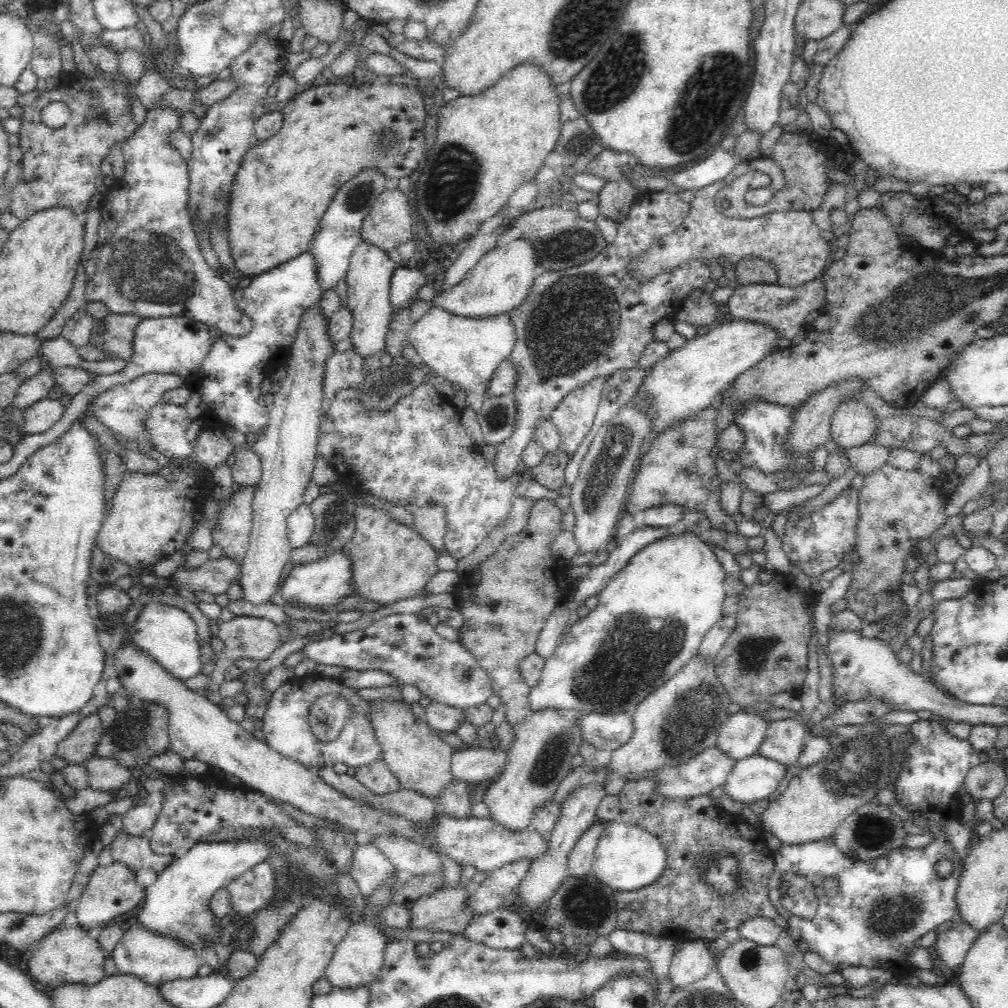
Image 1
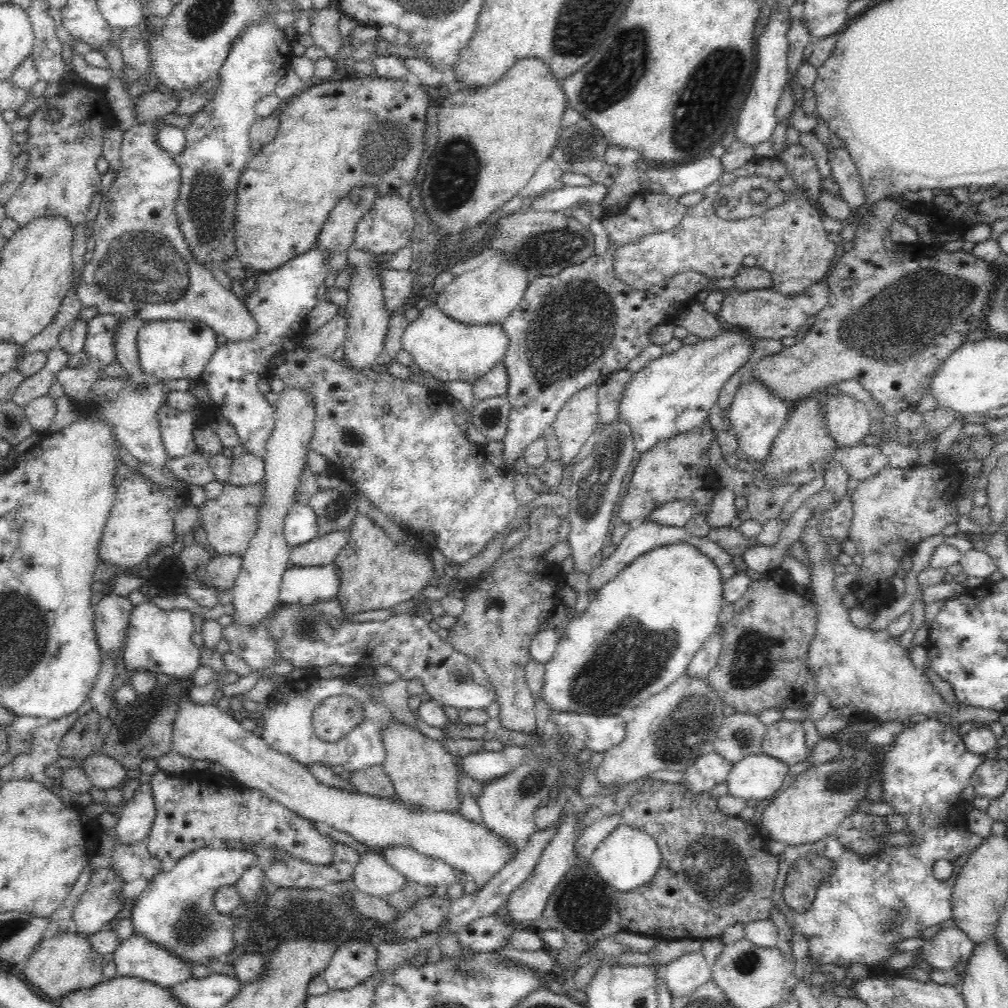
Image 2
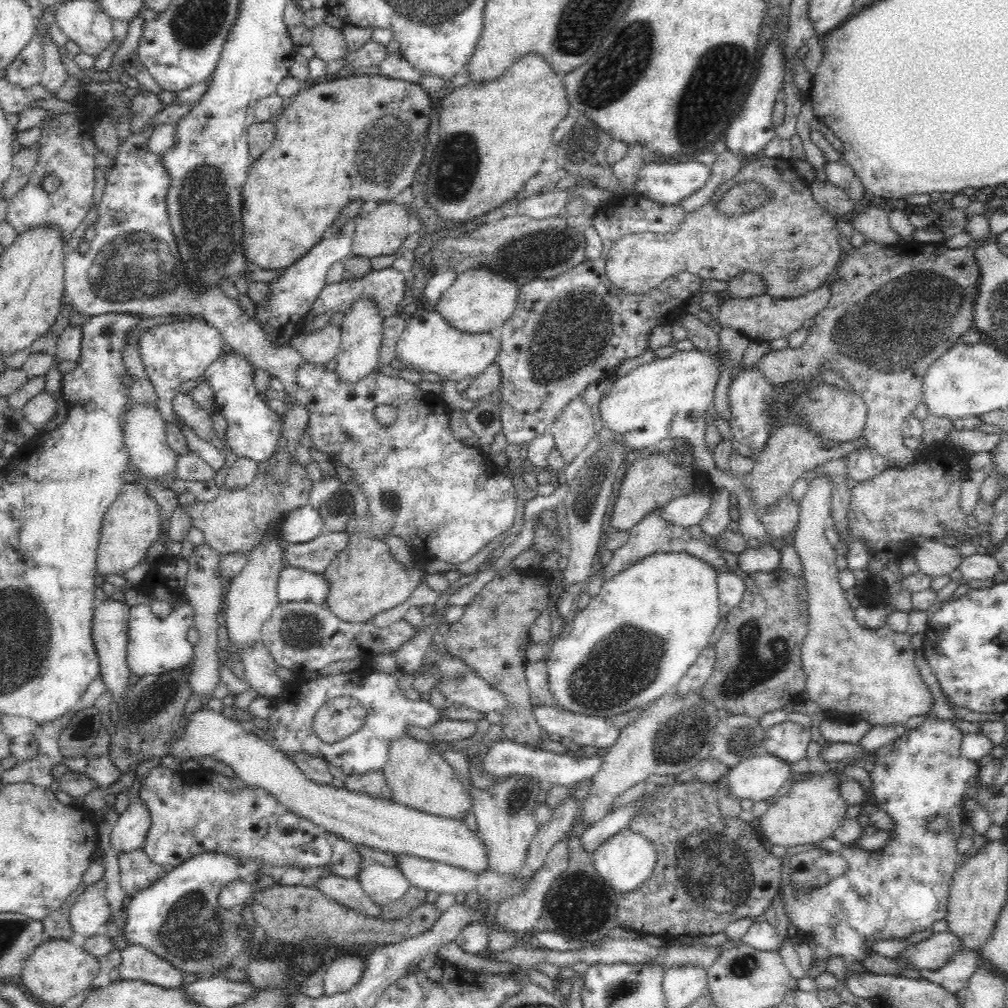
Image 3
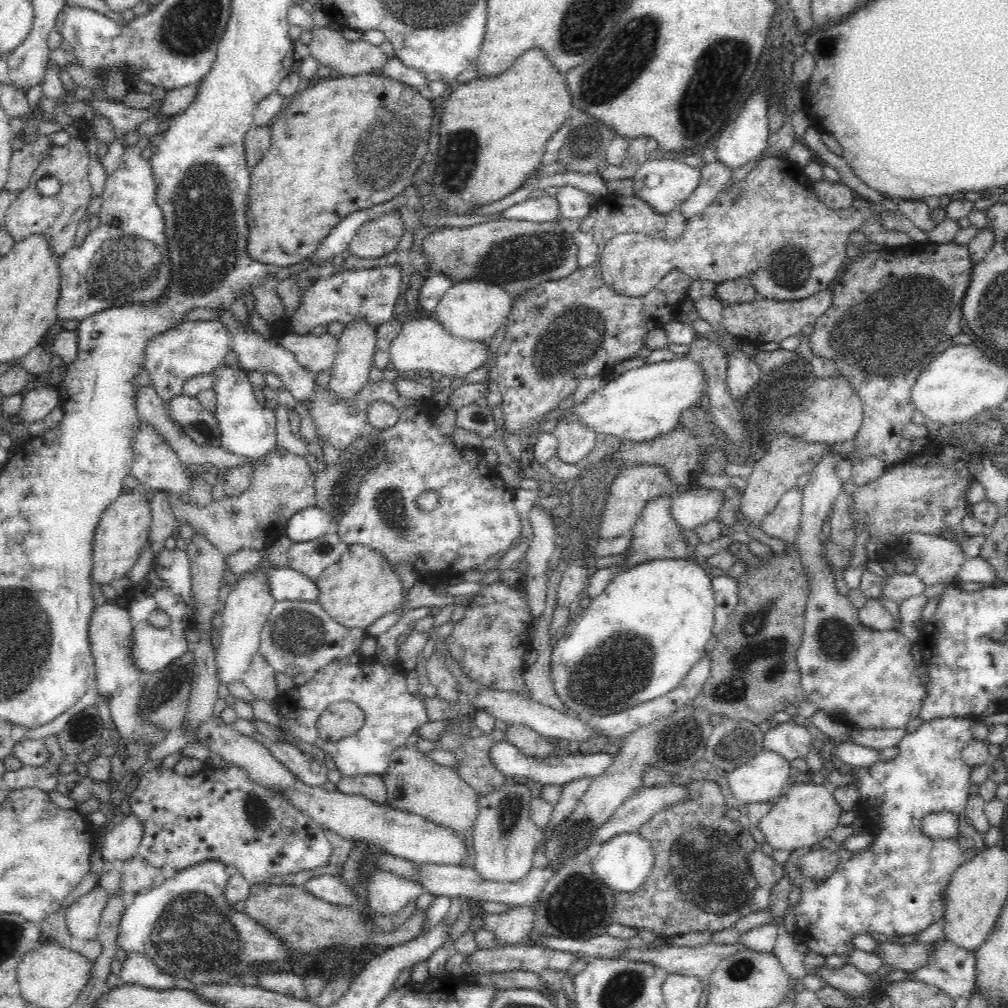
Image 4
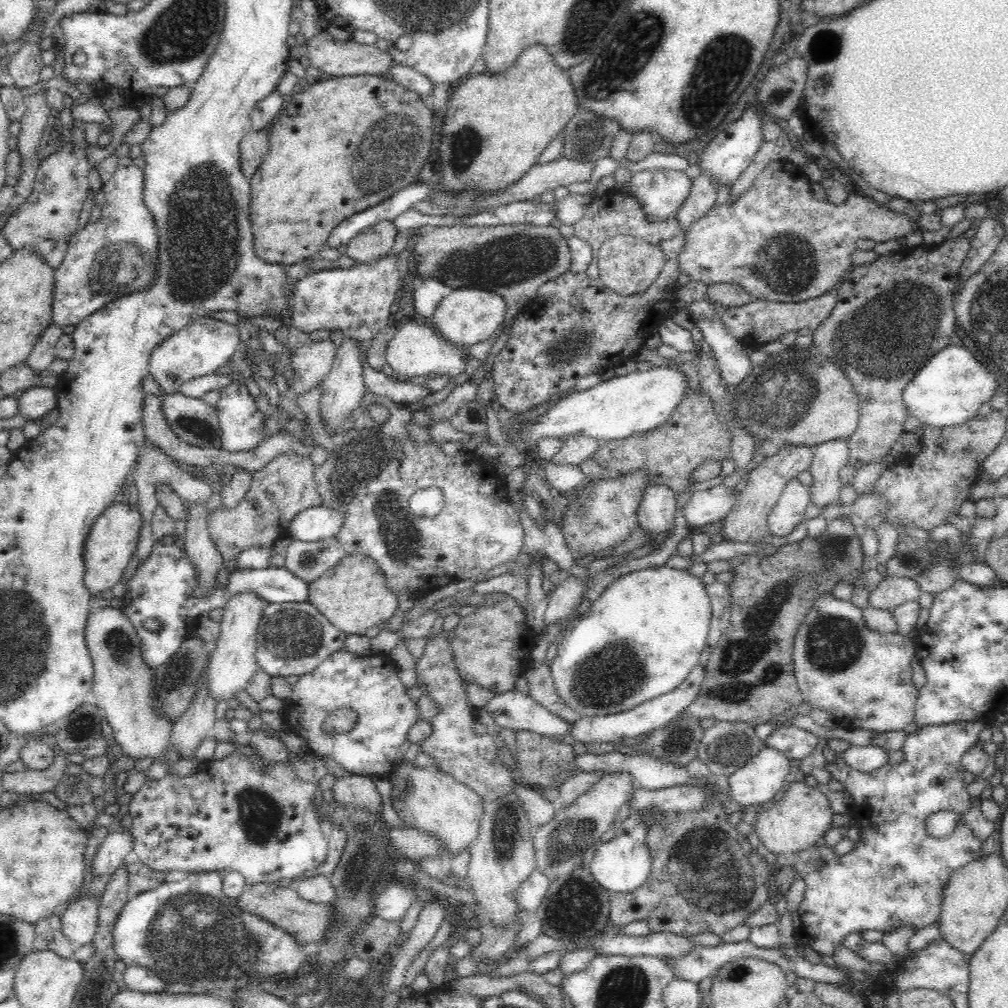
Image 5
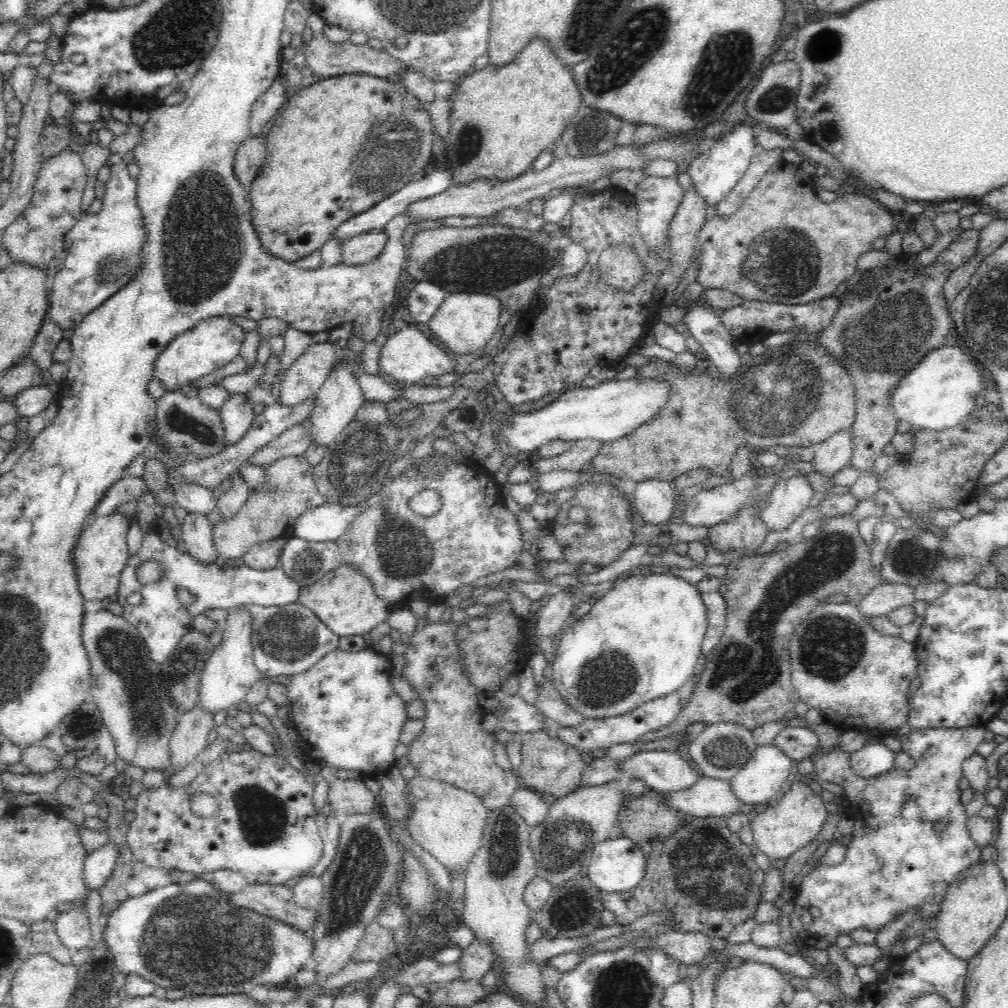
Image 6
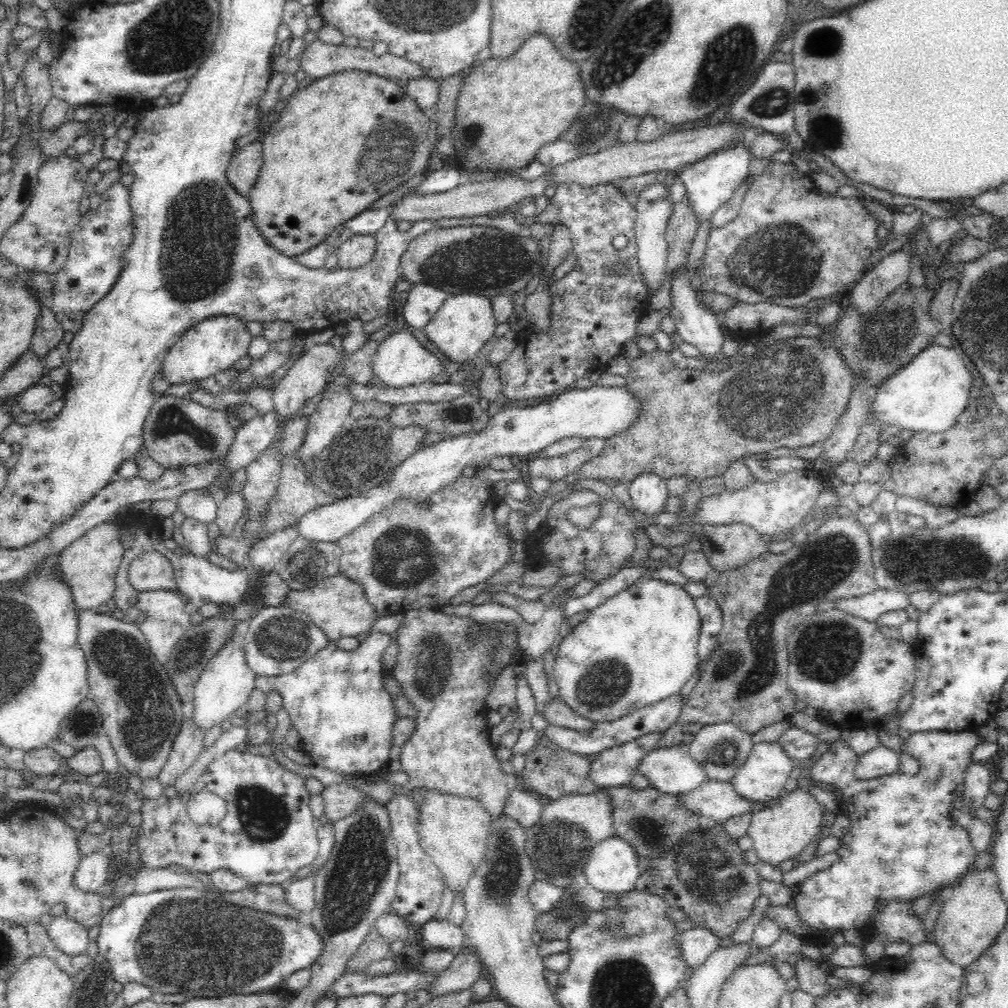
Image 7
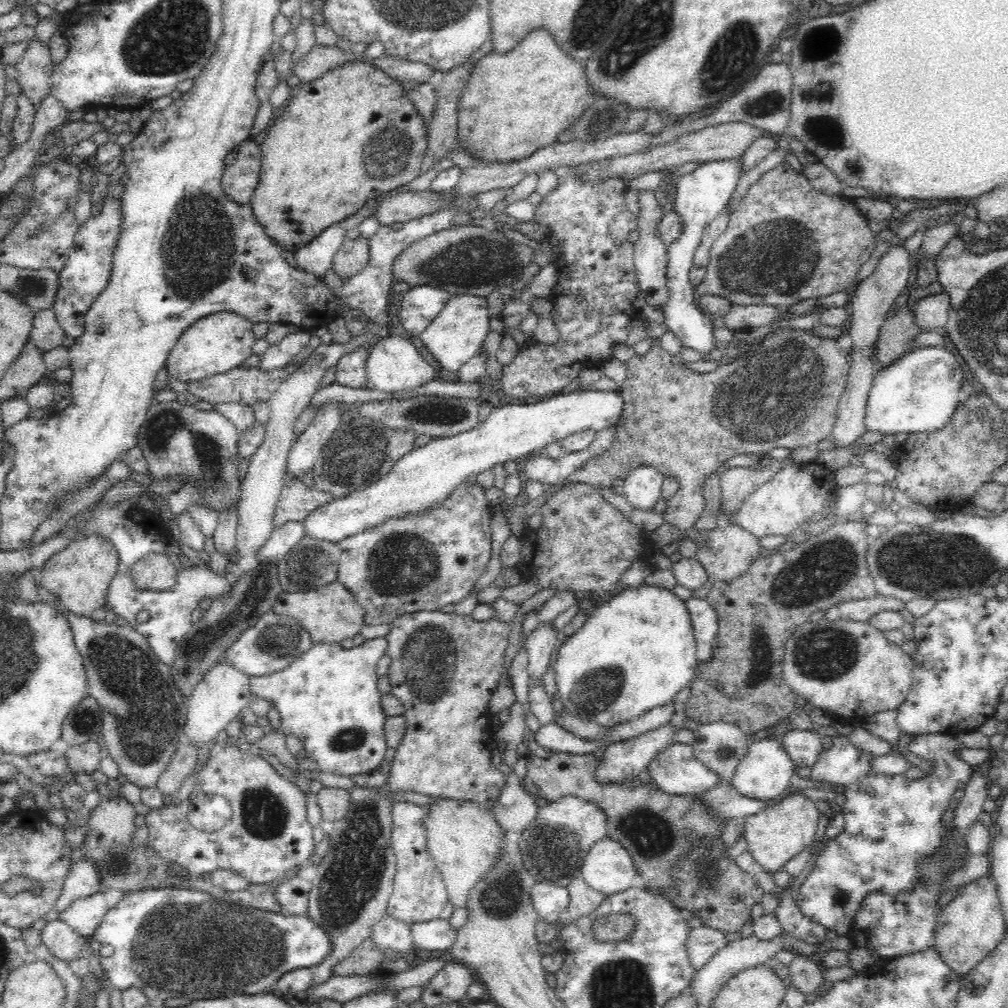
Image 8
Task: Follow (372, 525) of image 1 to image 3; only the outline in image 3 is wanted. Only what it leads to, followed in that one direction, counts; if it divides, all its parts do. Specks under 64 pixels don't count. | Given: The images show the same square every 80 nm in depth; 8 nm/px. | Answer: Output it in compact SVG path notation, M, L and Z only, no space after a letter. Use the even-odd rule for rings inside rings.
M354 533L349 536L346 548L332 559L322 575L328 583L328 592L324 596L328 610L348 624L366 624L379 613L402 604L426 574L417 567L405 570L390 555L384 541L372 539L362 533Z

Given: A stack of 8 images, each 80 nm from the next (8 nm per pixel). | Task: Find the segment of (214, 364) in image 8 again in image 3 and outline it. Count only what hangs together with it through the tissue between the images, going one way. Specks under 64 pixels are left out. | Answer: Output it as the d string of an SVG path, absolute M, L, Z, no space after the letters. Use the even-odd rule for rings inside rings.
M202 319L170 322L153 327L152 330L146 330L139 338L141 360L158 398L158 420L164 424L174 424L184 434L188 449L197 453L214 471L224 465L224 452L206 440L198 438L184 421L176 417L173 410L173 400L176 394L182 393L182 384L186 380L202 378L204 372L222 356L224 342L222 333Z

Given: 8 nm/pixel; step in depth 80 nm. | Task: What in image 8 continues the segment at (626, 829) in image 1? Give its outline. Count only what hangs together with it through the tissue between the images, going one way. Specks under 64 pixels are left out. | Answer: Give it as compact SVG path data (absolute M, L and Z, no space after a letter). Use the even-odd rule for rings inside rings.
M606 837L590 848L581 867L586 885L605 896L631 888L635 876L637 871L630 854Z

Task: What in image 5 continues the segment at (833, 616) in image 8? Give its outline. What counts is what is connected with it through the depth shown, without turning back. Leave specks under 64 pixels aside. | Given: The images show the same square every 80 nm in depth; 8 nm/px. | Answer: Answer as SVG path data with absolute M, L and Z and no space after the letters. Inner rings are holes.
M886 577L870 591L866 607L891 611L901 604L916 601L918 596L920 589L916 580L906 577Z

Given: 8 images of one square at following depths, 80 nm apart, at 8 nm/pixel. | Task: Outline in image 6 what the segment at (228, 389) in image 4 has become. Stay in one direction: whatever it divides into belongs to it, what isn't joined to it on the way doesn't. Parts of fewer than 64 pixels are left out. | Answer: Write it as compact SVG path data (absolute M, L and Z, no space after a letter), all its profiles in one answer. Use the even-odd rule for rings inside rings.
M233 394L218 412L222 418L227 446L238 442L255 418L254 408L245 394Z

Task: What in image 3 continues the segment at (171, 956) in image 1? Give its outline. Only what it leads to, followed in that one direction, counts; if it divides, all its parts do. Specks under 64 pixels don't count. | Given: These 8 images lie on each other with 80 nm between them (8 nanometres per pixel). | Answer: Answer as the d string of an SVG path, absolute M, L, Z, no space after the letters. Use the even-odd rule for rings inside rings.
M130 943L122 950L122 963L117 967L119 980L140 980L162 988L182 986L182 971L150 950Z

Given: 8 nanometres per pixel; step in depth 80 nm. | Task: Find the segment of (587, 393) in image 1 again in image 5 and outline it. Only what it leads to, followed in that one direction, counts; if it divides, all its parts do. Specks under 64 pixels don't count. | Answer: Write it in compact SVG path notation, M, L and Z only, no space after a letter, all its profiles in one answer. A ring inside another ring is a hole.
M572 435L562 439L562 448L548 461L557 466L579 466L593 458L601 441L590 436Z

